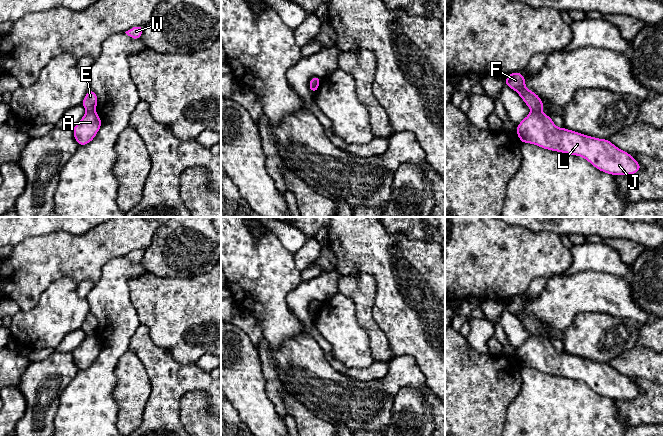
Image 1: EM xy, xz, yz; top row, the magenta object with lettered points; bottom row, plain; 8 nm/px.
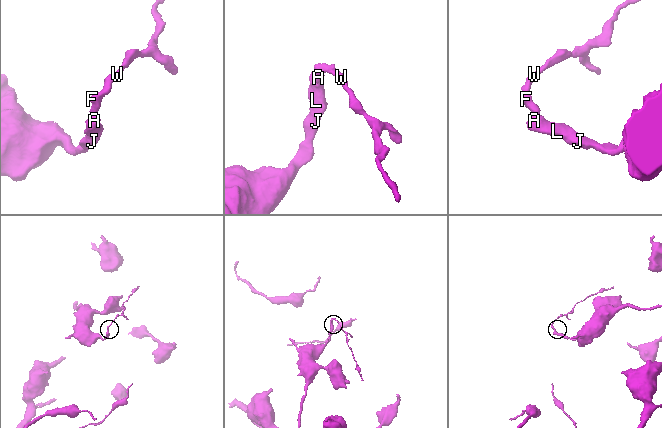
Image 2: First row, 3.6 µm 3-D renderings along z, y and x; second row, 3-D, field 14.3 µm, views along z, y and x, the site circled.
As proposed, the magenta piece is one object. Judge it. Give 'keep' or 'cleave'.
cleave

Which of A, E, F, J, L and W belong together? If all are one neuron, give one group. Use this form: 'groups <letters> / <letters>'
groups A J L / E F W

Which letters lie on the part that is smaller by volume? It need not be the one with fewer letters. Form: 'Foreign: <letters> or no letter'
Foreign: E, F, W

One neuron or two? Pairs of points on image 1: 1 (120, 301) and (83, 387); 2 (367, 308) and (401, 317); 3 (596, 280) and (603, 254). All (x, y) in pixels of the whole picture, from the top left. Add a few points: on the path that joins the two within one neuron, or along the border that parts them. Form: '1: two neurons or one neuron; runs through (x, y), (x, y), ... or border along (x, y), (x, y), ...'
1: one neuron; runs through (118, 322), (115, 332), (115, 344), (104, 366)
2: two neurons; border along (376, 286), (373, 318), (383, 330)
3: two neurons; border along (575, 272), (594, 270), (621, 276)

